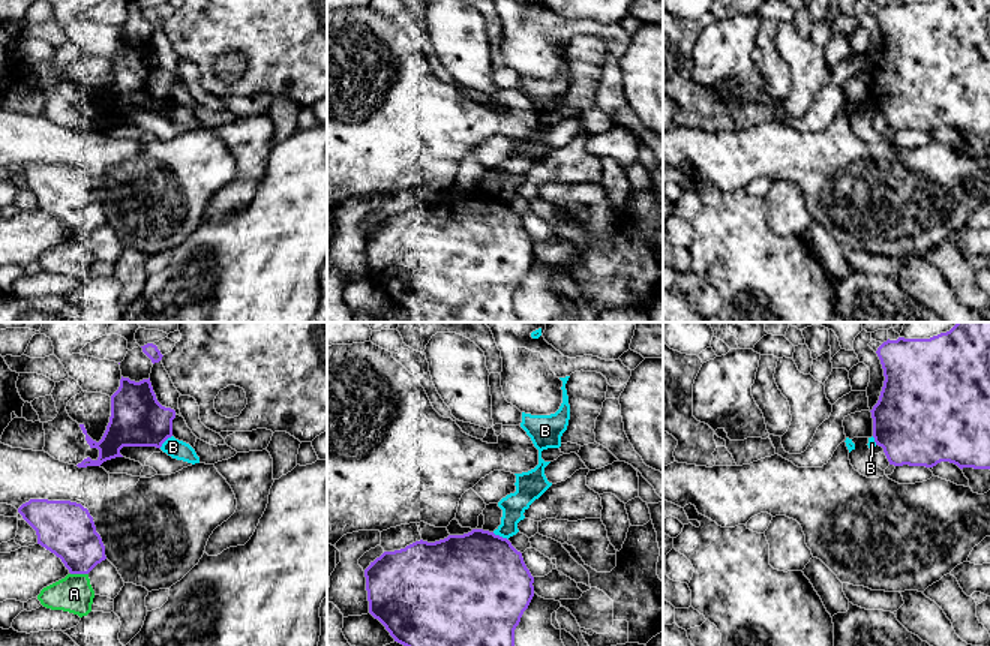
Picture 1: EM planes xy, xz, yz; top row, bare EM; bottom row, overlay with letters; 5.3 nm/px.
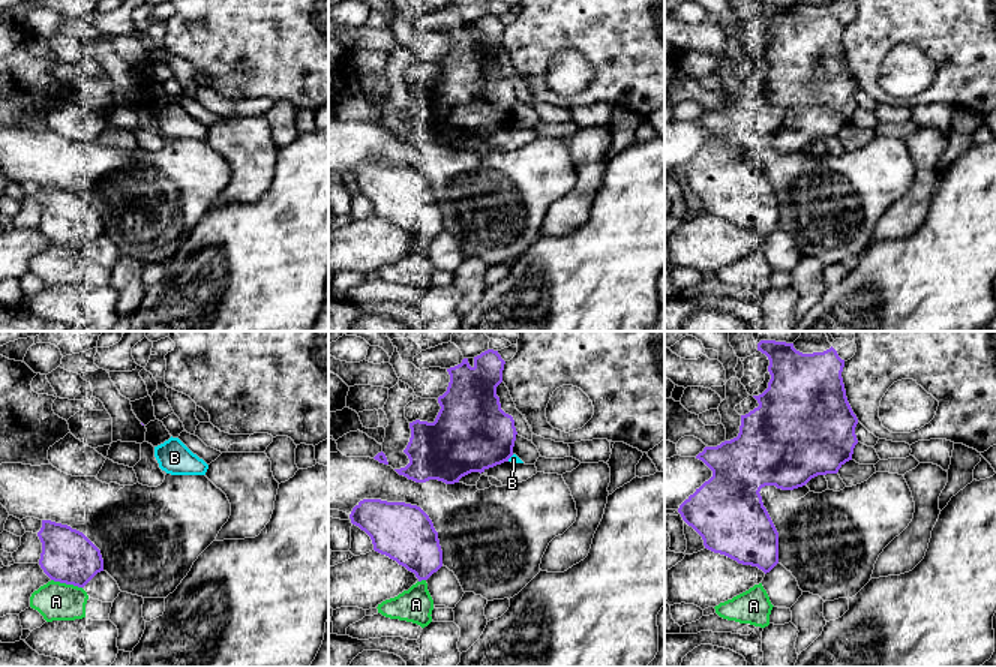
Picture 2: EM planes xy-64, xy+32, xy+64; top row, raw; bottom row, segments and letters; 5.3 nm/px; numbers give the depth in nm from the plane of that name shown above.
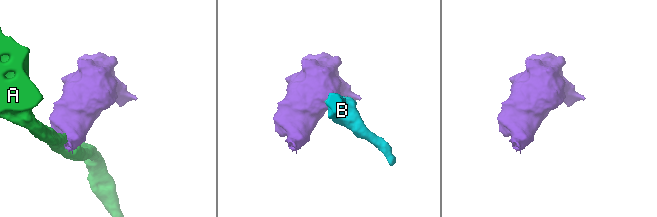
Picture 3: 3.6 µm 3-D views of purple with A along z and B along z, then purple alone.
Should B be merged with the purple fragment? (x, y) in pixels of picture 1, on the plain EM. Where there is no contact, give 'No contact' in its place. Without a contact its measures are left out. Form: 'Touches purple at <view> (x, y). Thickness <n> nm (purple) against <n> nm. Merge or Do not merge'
Touches purple at xz (498, 200). Thickness 500 nm (purple) against 140 nm. Do not merge

